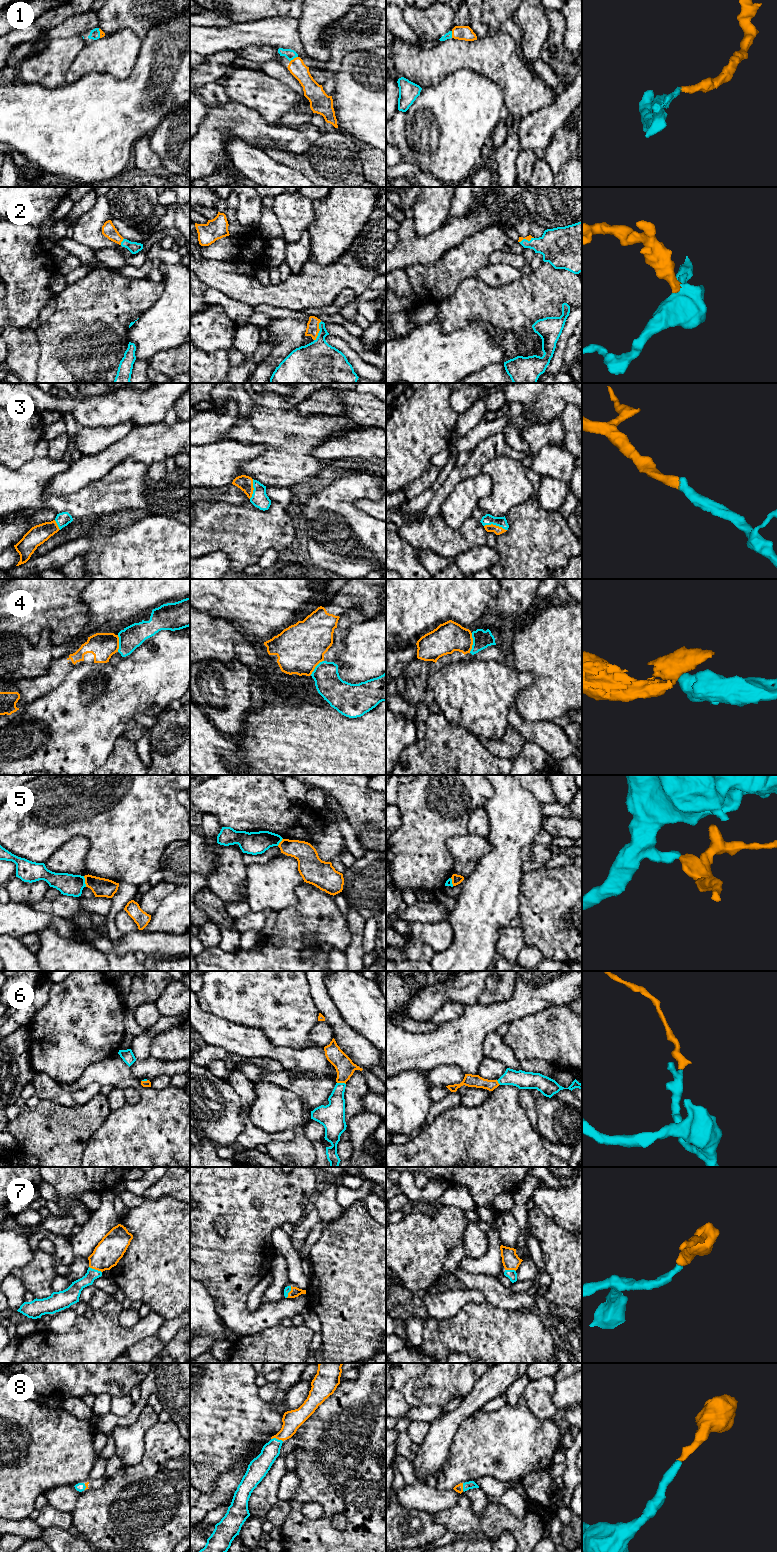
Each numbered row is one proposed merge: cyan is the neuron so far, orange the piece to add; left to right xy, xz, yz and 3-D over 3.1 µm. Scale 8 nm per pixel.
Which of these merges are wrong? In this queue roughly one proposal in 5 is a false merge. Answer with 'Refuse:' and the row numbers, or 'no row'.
Refuse: 4, 5

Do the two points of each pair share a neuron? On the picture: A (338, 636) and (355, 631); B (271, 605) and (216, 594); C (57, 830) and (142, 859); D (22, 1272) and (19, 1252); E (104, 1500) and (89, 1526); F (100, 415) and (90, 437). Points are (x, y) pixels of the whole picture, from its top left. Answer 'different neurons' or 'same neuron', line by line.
A: different neurons
B: same neuron
C: same neuron
D: different neurons
E: same neuron
F: different neurons

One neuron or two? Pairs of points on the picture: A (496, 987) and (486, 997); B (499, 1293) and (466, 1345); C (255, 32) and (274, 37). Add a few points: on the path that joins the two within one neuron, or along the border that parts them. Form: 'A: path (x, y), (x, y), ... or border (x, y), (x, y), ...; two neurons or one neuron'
A: path (494, 989), (488, 995); one neuron
B: border (485, 1299), (496, 1306), (505, 1309), (515, 1309); two neurons
C: path (260, 32), (269, 32); one neuron

